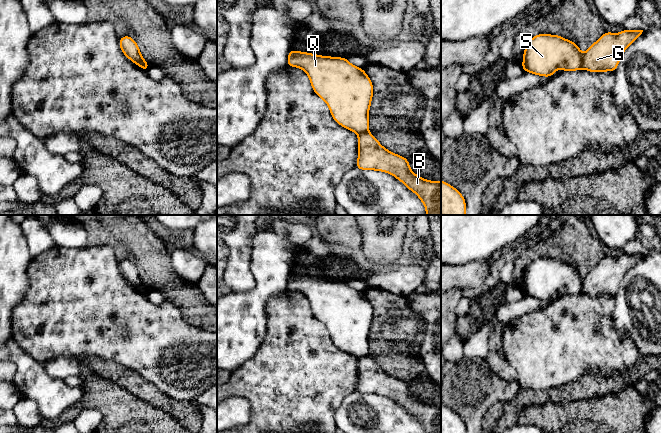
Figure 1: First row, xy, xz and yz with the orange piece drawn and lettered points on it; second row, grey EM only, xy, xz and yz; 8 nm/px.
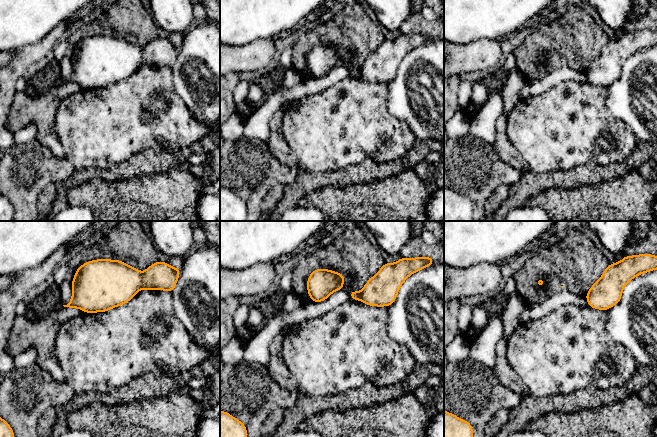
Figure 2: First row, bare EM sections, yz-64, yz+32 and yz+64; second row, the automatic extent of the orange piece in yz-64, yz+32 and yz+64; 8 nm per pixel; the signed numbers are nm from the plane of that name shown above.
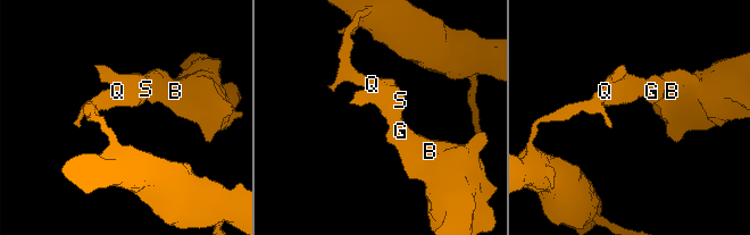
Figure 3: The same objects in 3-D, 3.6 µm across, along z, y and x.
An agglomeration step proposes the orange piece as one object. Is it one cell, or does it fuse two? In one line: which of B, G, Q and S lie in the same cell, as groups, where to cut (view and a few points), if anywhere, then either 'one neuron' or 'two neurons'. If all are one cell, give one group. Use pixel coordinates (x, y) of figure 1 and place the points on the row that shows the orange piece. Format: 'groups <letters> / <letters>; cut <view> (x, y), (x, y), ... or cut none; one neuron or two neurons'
groups B G / Q S; cut yz (583, 54), (581, 67); two neurons

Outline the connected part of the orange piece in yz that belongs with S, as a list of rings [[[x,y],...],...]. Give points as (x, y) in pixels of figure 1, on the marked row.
[[[537,34],[527,42],[521,65],[524,72],[551,77],[560,68],[564,72],[581,69],[582,59],[577,43],[556,34]]]

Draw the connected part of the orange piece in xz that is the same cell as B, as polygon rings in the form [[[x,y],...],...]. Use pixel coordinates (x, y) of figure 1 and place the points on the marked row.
[[[369,132],[358,135],[356,169],[393,175],[420,198],[426,215],[441,215],[441,181],[425,180],[414,174],[407,158],[384,148]]]

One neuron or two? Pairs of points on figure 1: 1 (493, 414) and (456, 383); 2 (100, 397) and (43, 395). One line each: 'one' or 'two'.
1: two
2: two

